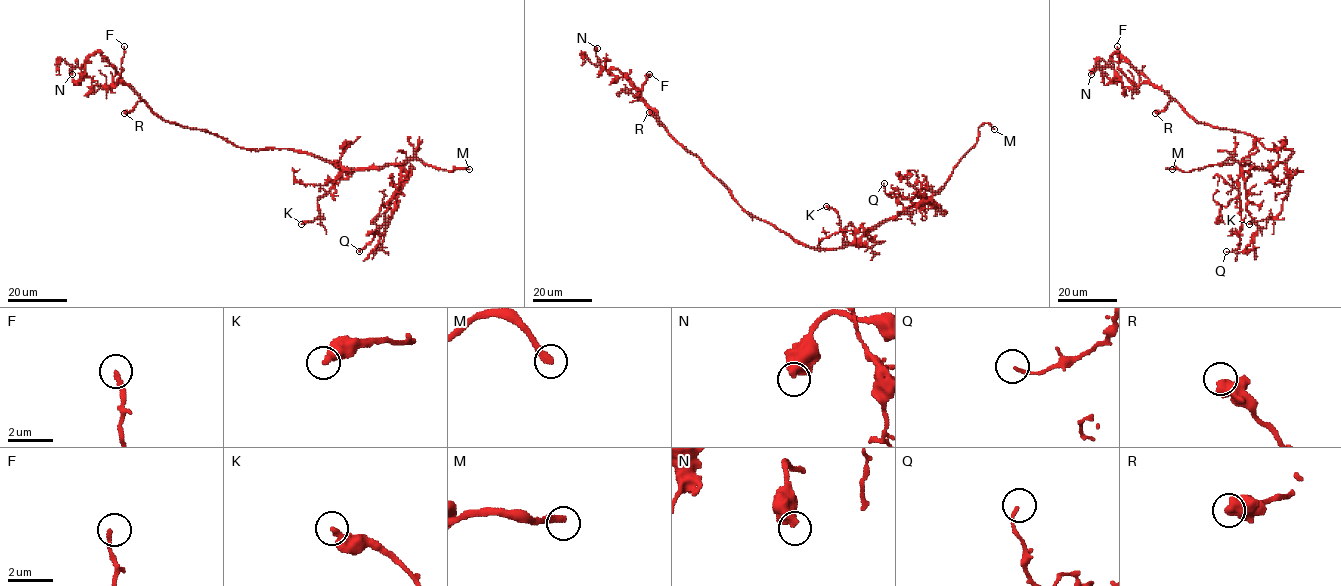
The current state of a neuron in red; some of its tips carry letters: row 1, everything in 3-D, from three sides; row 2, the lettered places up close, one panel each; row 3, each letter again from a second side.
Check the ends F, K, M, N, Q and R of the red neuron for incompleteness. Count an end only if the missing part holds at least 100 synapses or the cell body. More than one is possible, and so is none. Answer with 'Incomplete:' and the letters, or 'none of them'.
Incomplete: M

